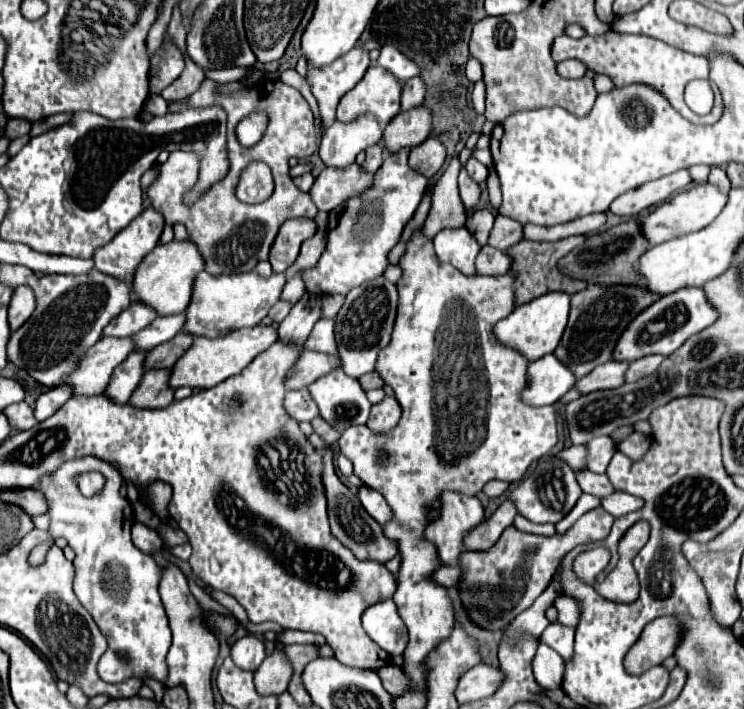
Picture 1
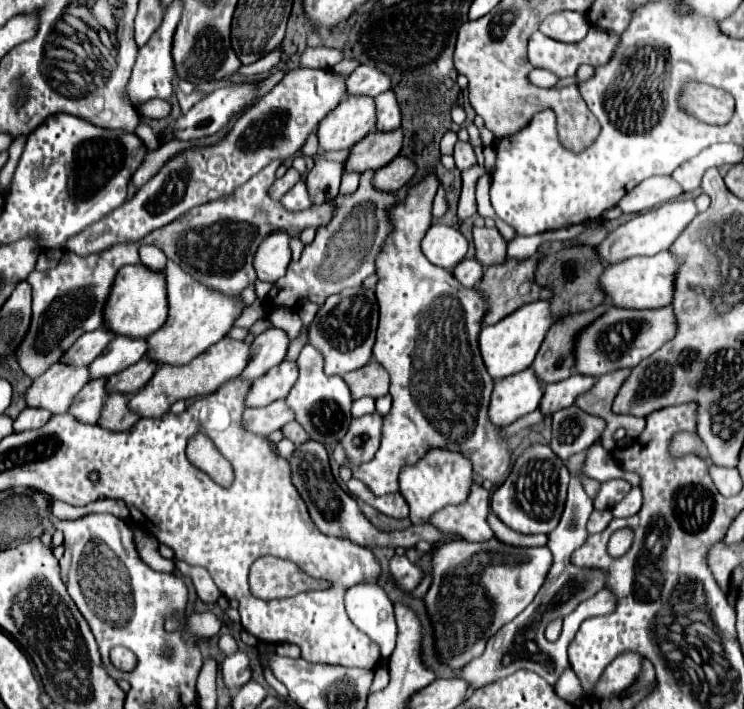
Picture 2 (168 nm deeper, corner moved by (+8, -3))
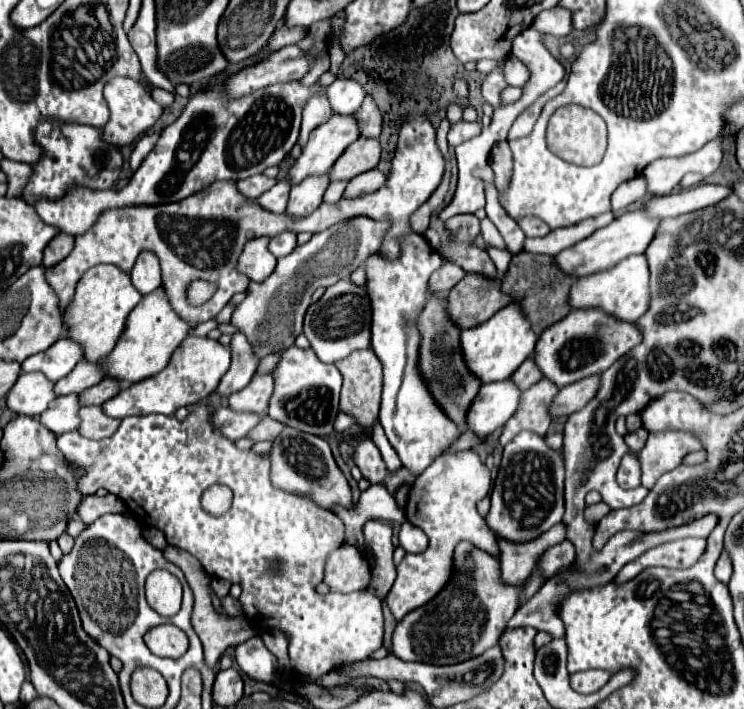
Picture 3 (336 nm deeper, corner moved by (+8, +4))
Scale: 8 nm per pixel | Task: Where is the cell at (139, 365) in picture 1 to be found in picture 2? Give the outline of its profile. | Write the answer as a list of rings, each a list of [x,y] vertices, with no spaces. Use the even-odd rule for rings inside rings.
[[[96,379],[84,385],[84,389],[76,395],[76,401],[72,401],[72,409],[68,409],[68,413],[72,413],[72,417],[76,417],[78,421],[96,423],[102,411],[102,403],[108,397],[104,385],[104,379]]]

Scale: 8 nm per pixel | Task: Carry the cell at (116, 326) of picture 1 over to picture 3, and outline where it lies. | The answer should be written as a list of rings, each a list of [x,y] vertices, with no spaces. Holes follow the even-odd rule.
[[[60,338],[48,350],[26,358],[22,372],[44,372],[52,382],[58,382],[72,372],[80,358],[84,358],[84,348],[70,338]]]

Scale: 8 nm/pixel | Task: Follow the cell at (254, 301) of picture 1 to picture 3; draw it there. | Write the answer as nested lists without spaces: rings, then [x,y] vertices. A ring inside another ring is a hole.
[[[162,286],[156,288],[128,316],[128,330],[124,330],[124,338],[120,338],[120,342],[108,356],[108,376],[120,378],[126,384],[134,384],[158,374],[168,366],[172,354],[176,352],[176,348],[180,348],[192,328],[194,324],[174,312],[166,290]]]

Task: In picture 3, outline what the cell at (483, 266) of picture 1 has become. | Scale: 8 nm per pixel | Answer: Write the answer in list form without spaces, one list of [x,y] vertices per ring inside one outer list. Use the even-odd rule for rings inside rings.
[[[444,262],[440,266],[440,270],[436,270],[430,278],[430,284],[428,284],[428,290],[434,290],[434,292],[448,292],[450,288],[454,288],[462,278],[466,276],[466,272],[454,264],[454,262]]]

